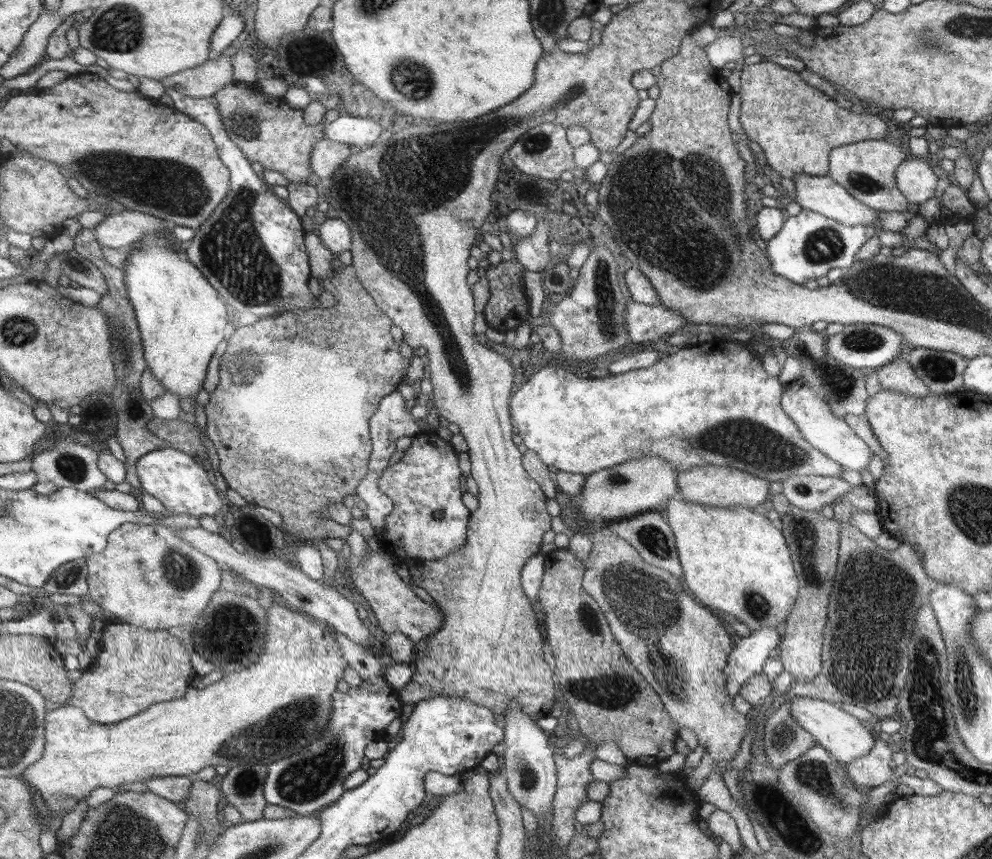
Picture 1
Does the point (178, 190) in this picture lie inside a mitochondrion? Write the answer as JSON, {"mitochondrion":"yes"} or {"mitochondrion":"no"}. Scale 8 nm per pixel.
{"mitochondrion":"yes"}

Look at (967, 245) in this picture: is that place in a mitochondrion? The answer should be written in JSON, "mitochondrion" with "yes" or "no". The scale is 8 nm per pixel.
{"mitochondrion":"no"}

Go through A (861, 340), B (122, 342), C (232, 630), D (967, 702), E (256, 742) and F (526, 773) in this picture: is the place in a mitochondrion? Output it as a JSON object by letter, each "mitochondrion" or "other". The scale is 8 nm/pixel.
{"A":"mitochondrion","B":"mitochondrion","C":"mitochondrion","D":"mitochondrion","E":"mitochondrion","F":"mitochondrion"}

